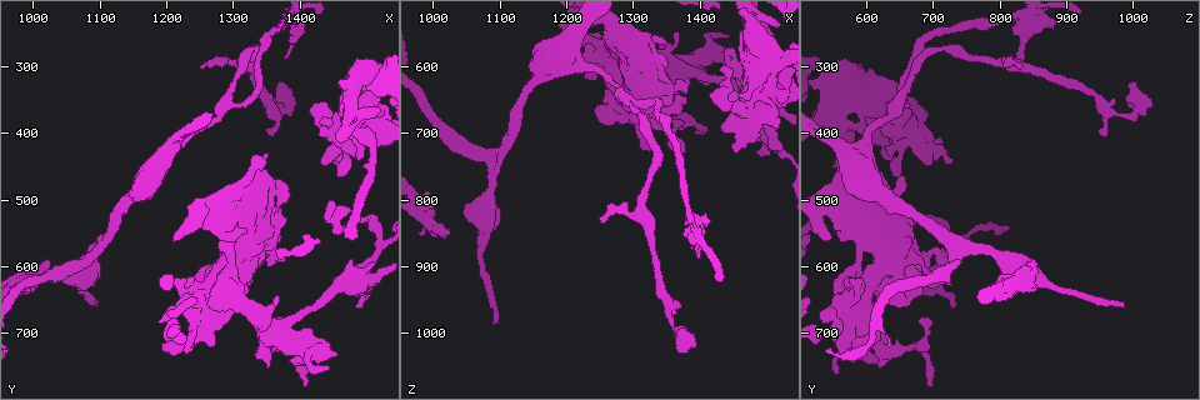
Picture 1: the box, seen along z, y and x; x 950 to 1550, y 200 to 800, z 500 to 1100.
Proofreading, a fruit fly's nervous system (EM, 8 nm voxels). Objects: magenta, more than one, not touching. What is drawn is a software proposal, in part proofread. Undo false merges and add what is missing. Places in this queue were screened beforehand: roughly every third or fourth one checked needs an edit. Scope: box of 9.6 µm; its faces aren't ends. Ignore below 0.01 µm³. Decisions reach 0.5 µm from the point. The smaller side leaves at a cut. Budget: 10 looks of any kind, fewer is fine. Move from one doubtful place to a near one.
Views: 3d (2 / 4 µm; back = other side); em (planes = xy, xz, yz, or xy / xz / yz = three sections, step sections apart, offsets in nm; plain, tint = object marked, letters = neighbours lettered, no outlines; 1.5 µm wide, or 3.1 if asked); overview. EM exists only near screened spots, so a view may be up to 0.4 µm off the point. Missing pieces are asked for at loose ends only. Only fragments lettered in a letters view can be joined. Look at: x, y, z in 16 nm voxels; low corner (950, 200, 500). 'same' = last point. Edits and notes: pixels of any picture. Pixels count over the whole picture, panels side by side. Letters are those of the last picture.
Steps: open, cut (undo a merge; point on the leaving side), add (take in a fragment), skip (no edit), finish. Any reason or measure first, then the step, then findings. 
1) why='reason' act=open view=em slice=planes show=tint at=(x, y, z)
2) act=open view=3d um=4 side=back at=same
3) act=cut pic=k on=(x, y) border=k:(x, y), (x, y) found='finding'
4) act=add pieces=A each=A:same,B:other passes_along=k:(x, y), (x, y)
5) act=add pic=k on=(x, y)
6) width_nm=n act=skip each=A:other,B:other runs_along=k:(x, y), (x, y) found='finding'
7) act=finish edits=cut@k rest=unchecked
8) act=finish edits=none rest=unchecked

why='calibre changes' act=open view=em slice=planes show=letters at=(1375, 365, 1005)

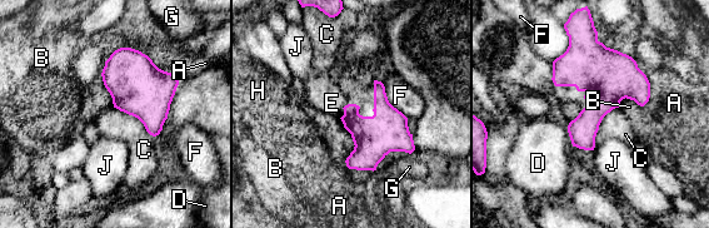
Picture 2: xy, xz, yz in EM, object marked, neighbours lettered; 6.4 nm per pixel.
act=skip each=A:other,B:other,C:other,D:other,E:other,F:other,G:other,H:other,J:other border=2:(113, 107), (134, 115), (155, 137) found='all the same cell'

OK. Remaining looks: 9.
why='branch stops here' act=open view=em slice=yz step=8 show=letters at=(1255, 300, 835)

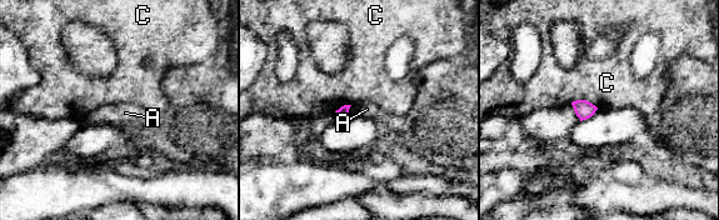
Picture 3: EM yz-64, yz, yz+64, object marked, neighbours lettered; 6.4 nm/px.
why='cut it another way' act=open view=em slice=planes show=letters at=same

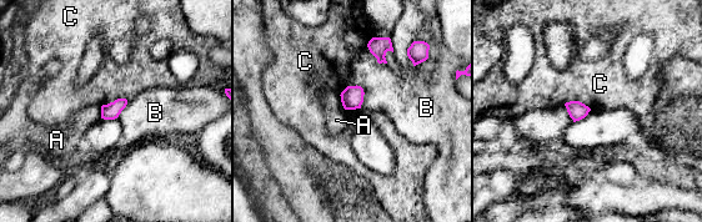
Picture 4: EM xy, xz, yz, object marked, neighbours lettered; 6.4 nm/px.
width_nm=110 act=skip each=A:other,B:other,C:other border=4:(128, 100), (115, 99), (101, 106) found='no lettered fragment goes on from it'

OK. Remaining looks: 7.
why='an open end' act=open view=3d um=4 at=(1025, 595, 855)

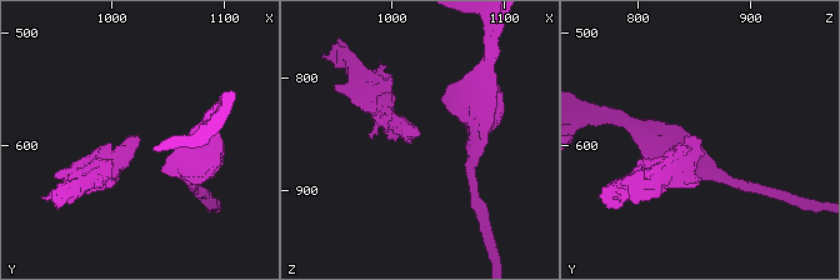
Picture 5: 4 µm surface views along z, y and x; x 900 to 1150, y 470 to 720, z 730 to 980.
act=open view=em slice=planes show=letters at=(1022, 590, 852)

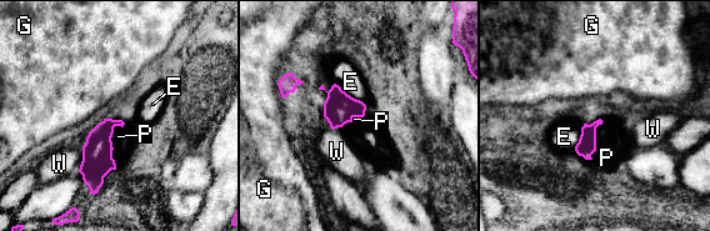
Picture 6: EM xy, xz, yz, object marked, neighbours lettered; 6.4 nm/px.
act=add pieces=P each=E:other,G:other,P:same,W:other passes_along=6:(98, 161), (111, 144), (118, 136) found='the cell continues'

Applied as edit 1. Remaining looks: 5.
why='branch stops here' act=open view=3d um=4 at=(1100, 655, 985)

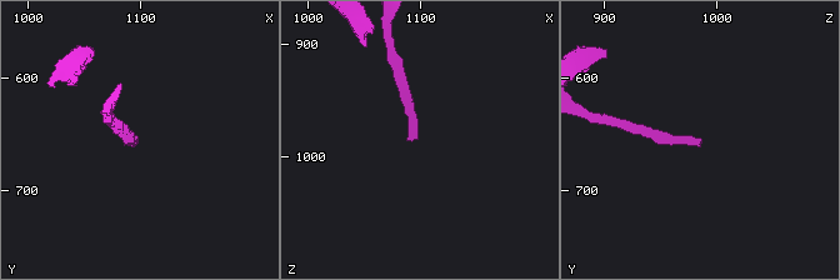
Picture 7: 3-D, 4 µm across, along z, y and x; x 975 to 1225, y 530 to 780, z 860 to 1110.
why='shape alone is not enough' act=open view=em slice=xy step=4 show=tint at=(1098, 654, 984)

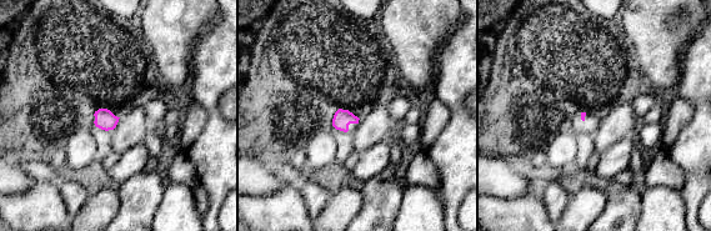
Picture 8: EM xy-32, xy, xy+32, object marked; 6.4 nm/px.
act=open view=em slice=yz step=8 show=letters at=same

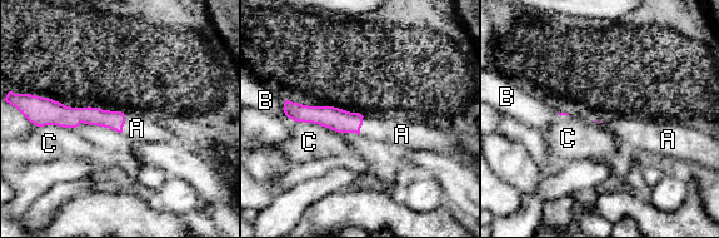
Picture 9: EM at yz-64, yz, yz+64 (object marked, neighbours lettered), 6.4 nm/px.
act=add pieces=A each=A:same,B:other,C:other passes_along=9:(336, 119), (362, 124), (399, 134) found='the cell continues'

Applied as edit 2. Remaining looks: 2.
act=finish edits=add@6,add@9 rest=unchecked

